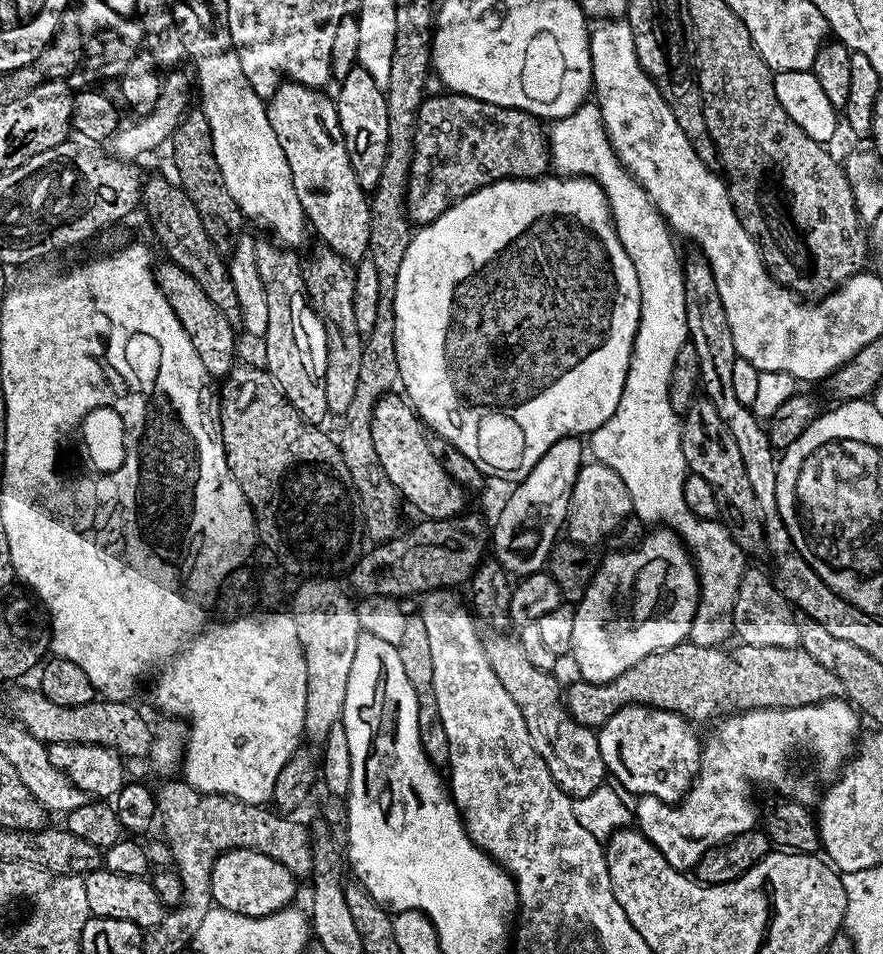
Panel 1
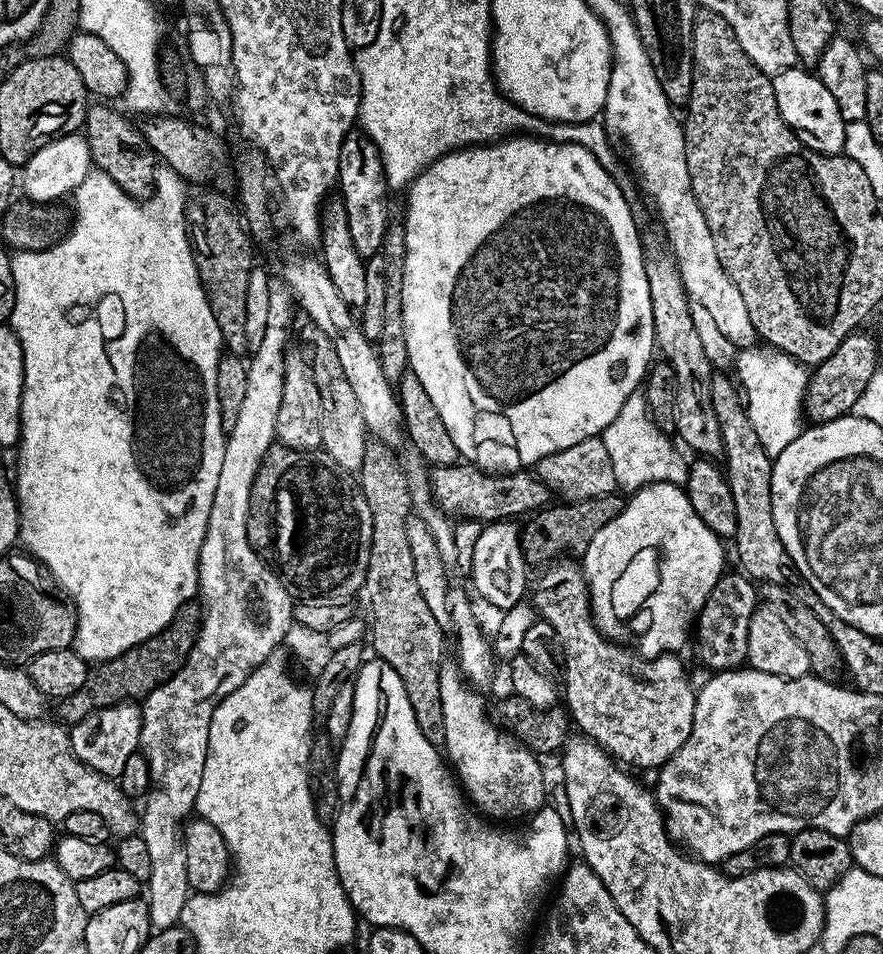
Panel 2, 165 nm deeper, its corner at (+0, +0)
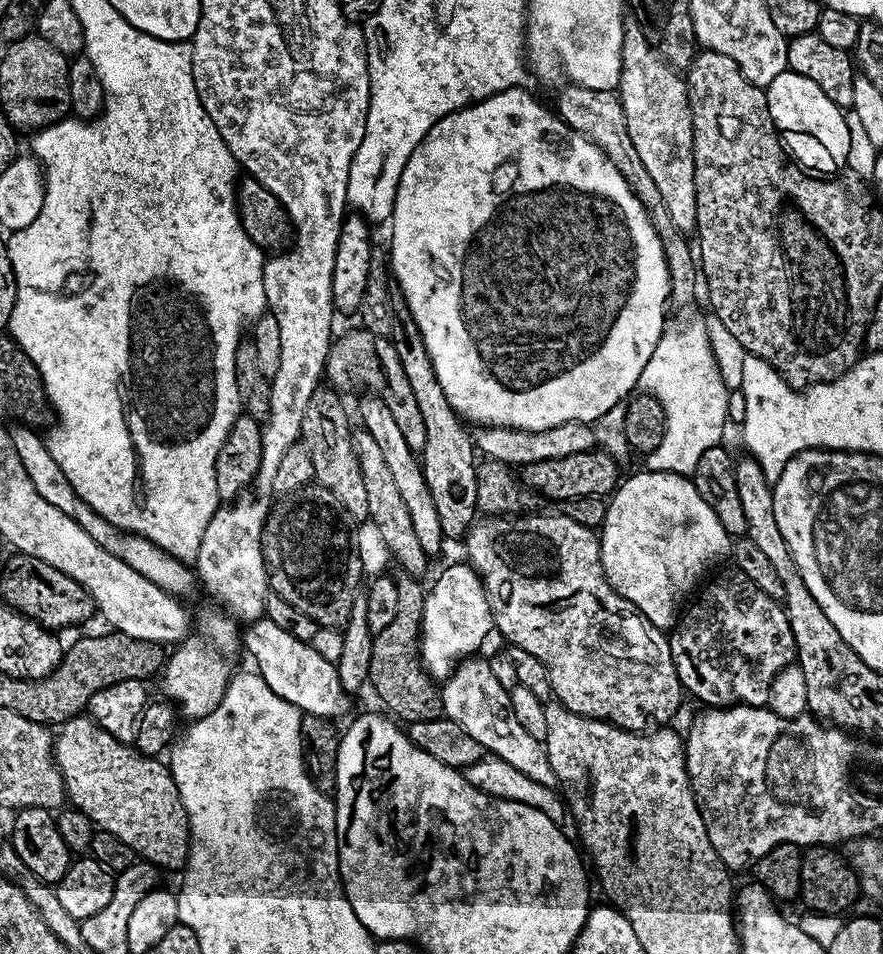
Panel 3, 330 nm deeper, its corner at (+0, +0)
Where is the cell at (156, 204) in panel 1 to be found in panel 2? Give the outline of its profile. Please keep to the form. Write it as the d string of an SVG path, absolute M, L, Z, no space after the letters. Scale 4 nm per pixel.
M92 102L88 105L88 113L84 115L83 136L88 140L89 152L92 155L93 165L99 171L106 173L110 178L114 178L116 185L126 194L137 198L151 197L154 191L154 177L158 171L158 158L149 148L144 133L139 127L136 128L122 116L118 109L111 108L108 102Z

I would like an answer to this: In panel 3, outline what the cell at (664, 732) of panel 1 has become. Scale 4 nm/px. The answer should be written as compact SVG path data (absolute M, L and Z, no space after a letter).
M521 514L519 516L488 516L487 518L480 518L475 521L468 529L466 535L466 543L468 542L468 556L466 556L467 563L471 564L484 582L484 592L488 595L488 605L492 607L492 623L495 631L501 632L509 641L507 642L511 647L521 648L522 650L530 650L530 654L534 654L534 658L538 658L542 662L542 666L548 668L548 681L552 687L552 695L559 703L564 704L574 714L579 716L591 716L593 718L603 718L608 721L609 724L615 724L617 728L624 728L627 732L647 732L653 726L664 726L669 723L668 719L675 714L680 708L680 696L682 697L682 685L678 674L676 673L676 667L672 661L672 651L668 645L669 637L665 635L661 629L656 628L653 624L646 619L639 612L636 607L630 603L626 598L622 598L616 591L610 586L610 582L606 578L604 573L604 567L600 561L600 537L593 529L582 526L578 522L574 522L574 518L569 516L561 516L559 514L553 514L553 516L527 516L527 514Z

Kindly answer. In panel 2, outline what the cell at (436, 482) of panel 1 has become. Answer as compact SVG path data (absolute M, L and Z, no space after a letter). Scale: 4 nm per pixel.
M468 462L455 466L436 466L431 469L430 492L441 512L452 518L466 520L512 520L523 512L535 513L549 503L550 489L547 483L535 480L531 471L517 470L507 474L489 474Z

